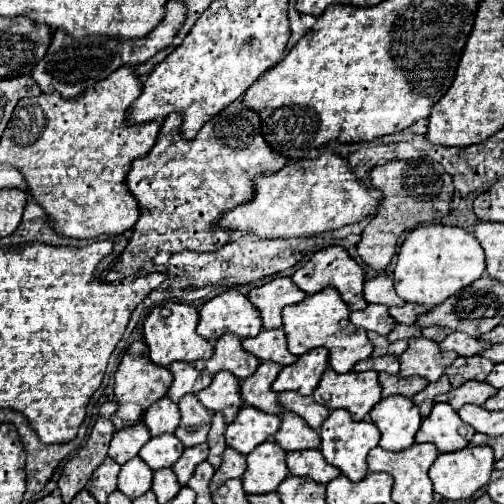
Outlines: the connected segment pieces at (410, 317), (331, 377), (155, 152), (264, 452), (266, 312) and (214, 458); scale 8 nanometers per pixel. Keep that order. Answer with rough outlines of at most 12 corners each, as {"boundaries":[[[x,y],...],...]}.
{"boundaries":[[[414,304],[390,308],[390,314],[400,324],[416,324]],[[378,372],[322,374],[314,400],[364,420],[382,400]],[[242,100],[180,136],[172,112],[132,162],[140,204],[120,270],[210,252],[220,218],[290,160]],[[262,442],[246,458],[248,494],[274,492],[288,476],[286,450]],[[292,278],[252,288],[264,328],[282,326],[282,308],[306,298]],[[216,412],[210,426],[208,462],[218,468],[224,440],[224,414]]]}

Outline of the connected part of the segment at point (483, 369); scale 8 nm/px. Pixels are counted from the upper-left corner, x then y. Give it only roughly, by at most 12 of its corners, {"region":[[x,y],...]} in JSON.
{"region":[[460,356],[446,376],[458,388],[468,380],[486,380],[494,362]]}

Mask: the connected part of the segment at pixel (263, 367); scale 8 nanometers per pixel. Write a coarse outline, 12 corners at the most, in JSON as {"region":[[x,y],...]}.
{"region":[[262,362],[242,382],[246,404],[268,414],[284,414],[272,390],[282,366]]}

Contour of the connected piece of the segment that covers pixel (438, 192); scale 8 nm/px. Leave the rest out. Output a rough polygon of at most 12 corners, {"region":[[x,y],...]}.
{"region":[[432,160],[370,172],[384,192],[356,250],[384,270],[406,230],[450,214],[454,184]]}

